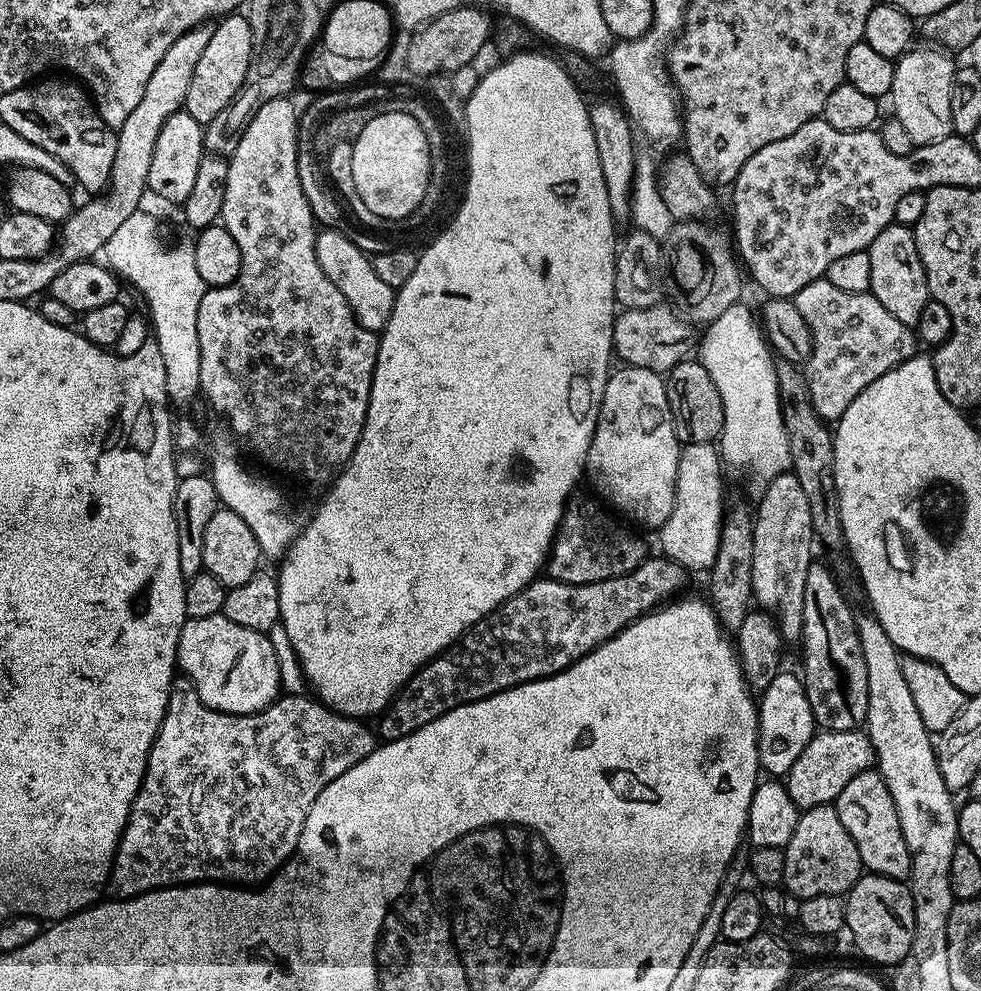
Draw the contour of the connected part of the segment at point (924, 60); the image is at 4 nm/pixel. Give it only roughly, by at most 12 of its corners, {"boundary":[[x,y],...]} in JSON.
{"boundary":[[939,46],[895,61],[894,119],[917,146],[953,135],[958,64]]}

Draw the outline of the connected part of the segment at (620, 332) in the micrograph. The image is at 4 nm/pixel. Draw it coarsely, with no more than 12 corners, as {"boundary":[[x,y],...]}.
{"boundary":[[661,302],[617,315],[625,365],[666,374],[693,351],[693,325]]}

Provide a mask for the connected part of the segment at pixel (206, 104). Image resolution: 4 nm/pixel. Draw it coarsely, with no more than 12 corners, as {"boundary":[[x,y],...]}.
{"boundary":[[229,14],[202,50],[183,111],[205,126],[244,85],[252,35]]}

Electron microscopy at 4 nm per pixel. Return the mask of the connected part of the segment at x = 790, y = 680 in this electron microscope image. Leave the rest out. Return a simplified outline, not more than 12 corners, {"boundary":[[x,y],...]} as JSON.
{"boundary":[[782,670],[758,696],[758,754],[784,778],[818,725],[805,681]]}

